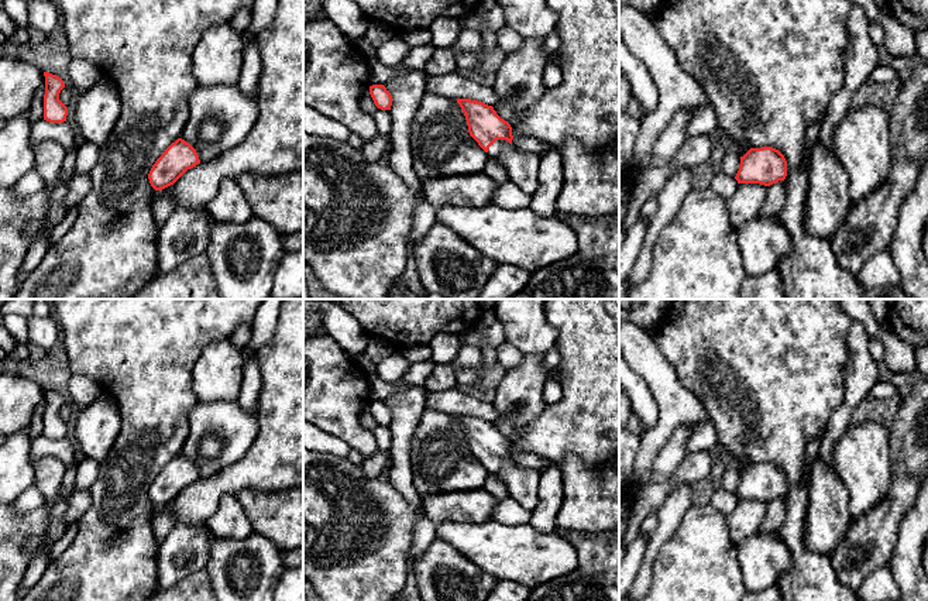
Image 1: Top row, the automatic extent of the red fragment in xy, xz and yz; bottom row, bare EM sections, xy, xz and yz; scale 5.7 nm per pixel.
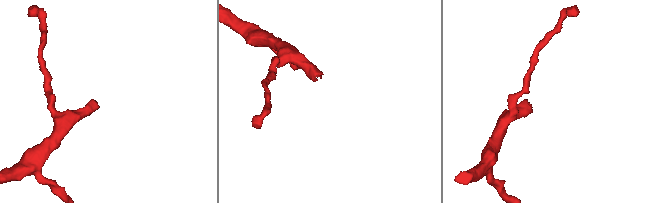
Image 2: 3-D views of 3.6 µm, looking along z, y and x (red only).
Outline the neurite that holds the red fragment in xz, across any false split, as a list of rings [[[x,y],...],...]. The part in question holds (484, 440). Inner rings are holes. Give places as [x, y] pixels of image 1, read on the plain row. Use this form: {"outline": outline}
{"outline": [[[457,415],[457,419],[465,430],[470,451],[489,474],[506,484],[509,498],[532,512],[539,499],[542,471],[519,467],[512,460],[511,440],[501,435],[492,422],[471,415]]]}

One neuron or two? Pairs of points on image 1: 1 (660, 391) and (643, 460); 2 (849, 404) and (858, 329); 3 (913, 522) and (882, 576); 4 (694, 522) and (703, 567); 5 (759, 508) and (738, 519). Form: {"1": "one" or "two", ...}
{"1": "one", "2": "one", "3": "two", "4": "one", "5": "one"}

